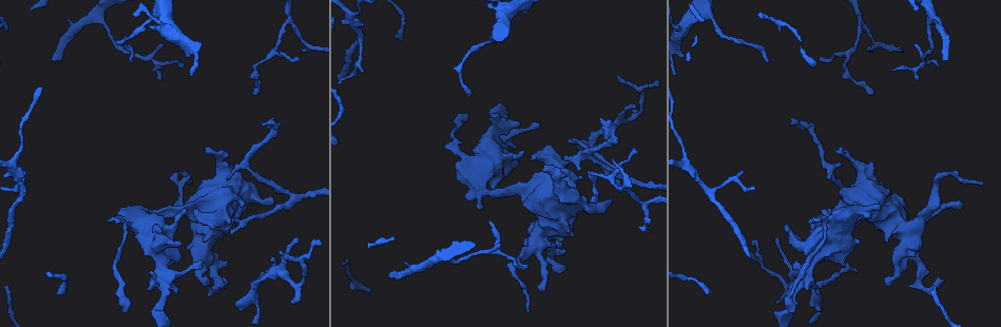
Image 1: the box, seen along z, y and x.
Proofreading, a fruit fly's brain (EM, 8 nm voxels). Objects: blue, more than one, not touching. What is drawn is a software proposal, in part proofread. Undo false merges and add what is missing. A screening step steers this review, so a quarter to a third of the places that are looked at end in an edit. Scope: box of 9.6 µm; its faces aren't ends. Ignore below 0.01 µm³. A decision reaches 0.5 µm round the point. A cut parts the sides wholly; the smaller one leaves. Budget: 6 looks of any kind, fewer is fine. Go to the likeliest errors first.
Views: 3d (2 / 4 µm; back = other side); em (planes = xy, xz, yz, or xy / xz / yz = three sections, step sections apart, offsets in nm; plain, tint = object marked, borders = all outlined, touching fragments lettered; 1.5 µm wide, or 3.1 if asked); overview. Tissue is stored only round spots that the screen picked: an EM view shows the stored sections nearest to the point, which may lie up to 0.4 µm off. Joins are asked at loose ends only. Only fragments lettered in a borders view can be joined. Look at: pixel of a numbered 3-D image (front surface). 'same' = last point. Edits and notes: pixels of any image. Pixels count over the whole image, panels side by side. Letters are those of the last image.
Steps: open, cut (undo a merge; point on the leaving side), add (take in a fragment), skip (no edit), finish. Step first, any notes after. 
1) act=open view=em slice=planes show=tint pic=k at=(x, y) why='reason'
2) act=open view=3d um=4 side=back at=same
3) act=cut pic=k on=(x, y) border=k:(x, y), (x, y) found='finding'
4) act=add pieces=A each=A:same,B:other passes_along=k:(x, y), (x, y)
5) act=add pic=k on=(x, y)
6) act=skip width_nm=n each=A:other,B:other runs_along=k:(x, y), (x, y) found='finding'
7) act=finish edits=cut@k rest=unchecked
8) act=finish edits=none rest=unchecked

act=open view=3d um=4 pic=1 at=(918, 80) why='free end'

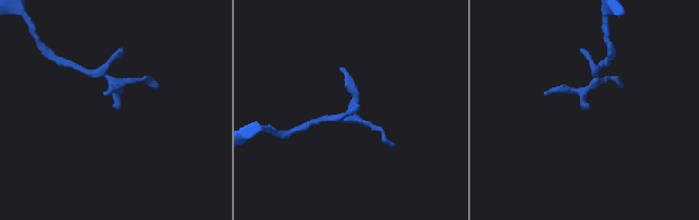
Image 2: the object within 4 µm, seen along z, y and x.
act=open view=em slice=yz step=4 show=tint pic=2 at=(118, 110) why='shape alone is not enough'

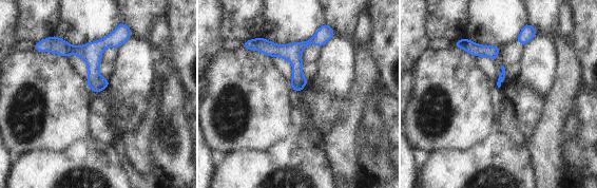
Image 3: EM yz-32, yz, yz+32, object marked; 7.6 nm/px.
act=open view=em slice=yz step=4 show=borders at=same why='what lies round it'

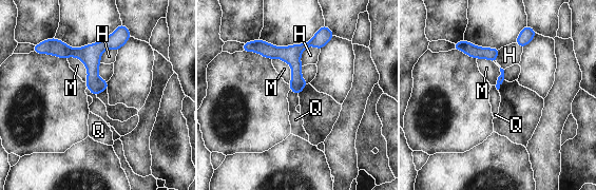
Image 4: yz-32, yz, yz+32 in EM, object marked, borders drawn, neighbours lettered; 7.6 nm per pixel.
act=skip each=H:other,M:other,Q:other border=4:(290, 90), (298, 95) found='none of them fits'

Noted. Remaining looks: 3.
act=open view=3d um=2 side=back pic=1 at=(125, 311) why='thin end'

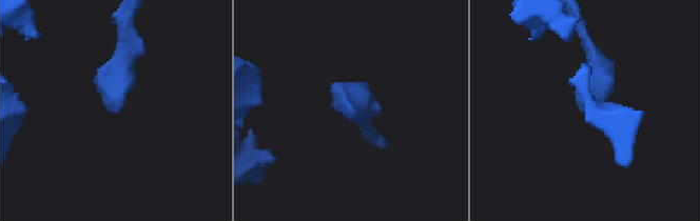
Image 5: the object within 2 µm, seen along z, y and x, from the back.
act=open view=em slice=xy step=8 show=tint pic=5 at=(357, 116)

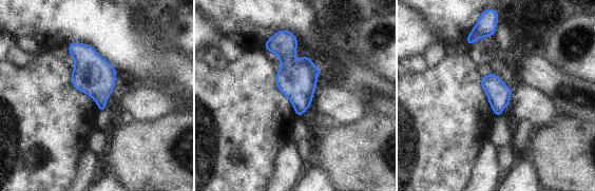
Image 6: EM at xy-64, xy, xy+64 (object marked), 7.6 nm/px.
act=open view=em slice=planes show=borders at=same

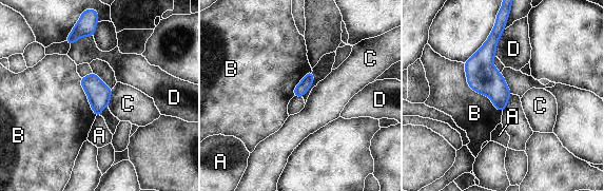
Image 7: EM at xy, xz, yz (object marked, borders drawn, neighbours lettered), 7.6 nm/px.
act=skip width_nm=90 each=A:other,B:other,C:other,D:other border=7:(464, 63), (467, 83), (502, 111) found='no lettered fragment goes on from it'

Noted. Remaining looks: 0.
act=finish edits=none rest=unchecked

